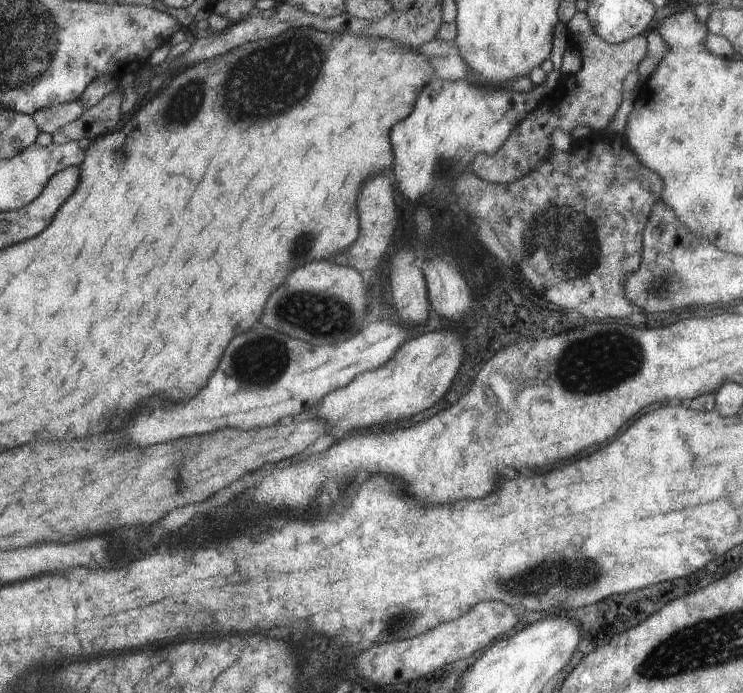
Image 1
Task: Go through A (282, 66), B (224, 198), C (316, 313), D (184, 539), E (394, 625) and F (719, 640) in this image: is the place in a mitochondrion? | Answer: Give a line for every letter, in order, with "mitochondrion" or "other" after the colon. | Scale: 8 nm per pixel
A: mitochondrion
B: other
C: mitochondrion
D: other
E: mitochondrion
F: mitochondrion

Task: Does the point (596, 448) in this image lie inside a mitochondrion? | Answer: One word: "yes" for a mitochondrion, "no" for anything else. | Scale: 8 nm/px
no

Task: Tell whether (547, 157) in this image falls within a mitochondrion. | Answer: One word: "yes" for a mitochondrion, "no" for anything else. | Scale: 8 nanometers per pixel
no

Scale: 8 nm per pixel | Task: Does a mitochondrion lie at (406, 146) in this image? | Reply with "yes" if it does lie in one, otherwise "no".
no

